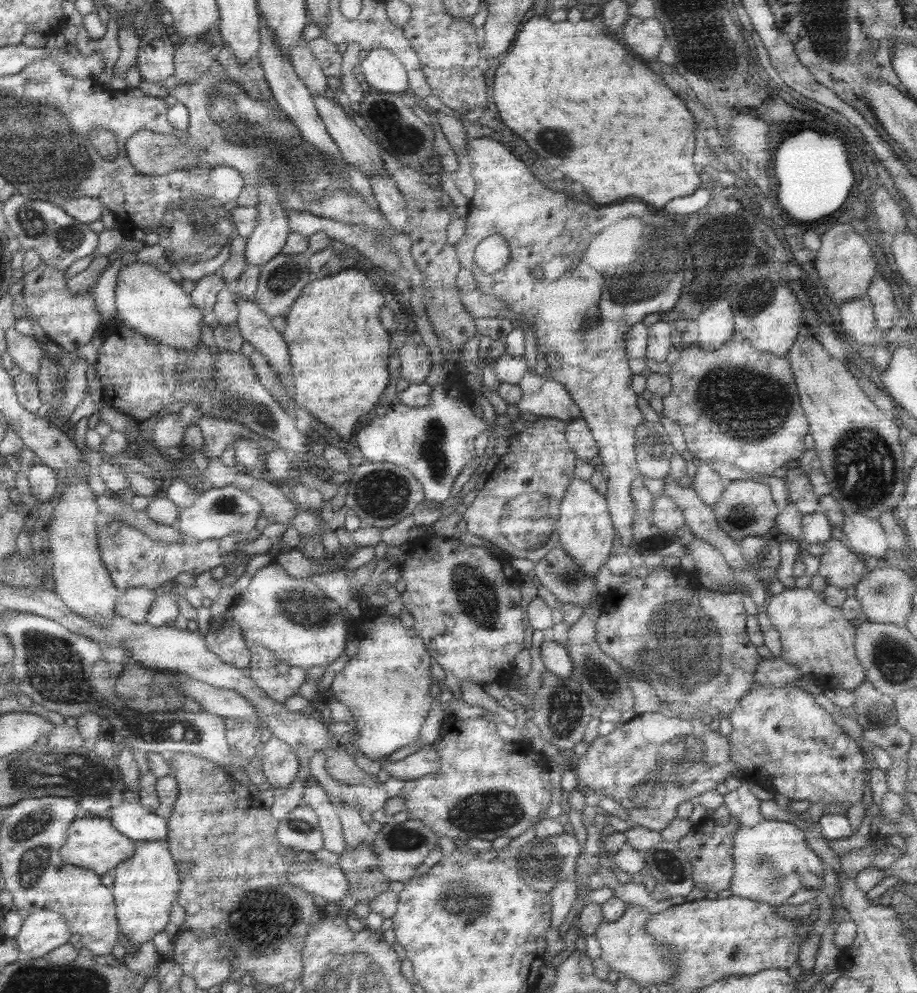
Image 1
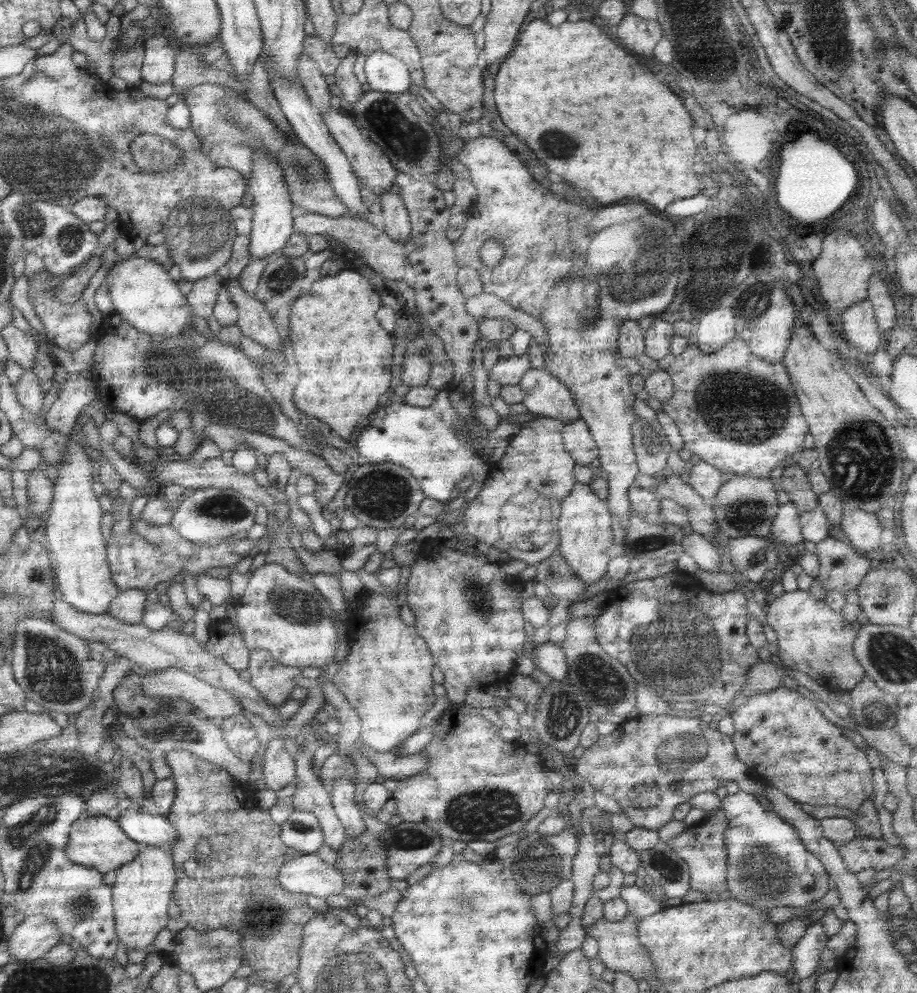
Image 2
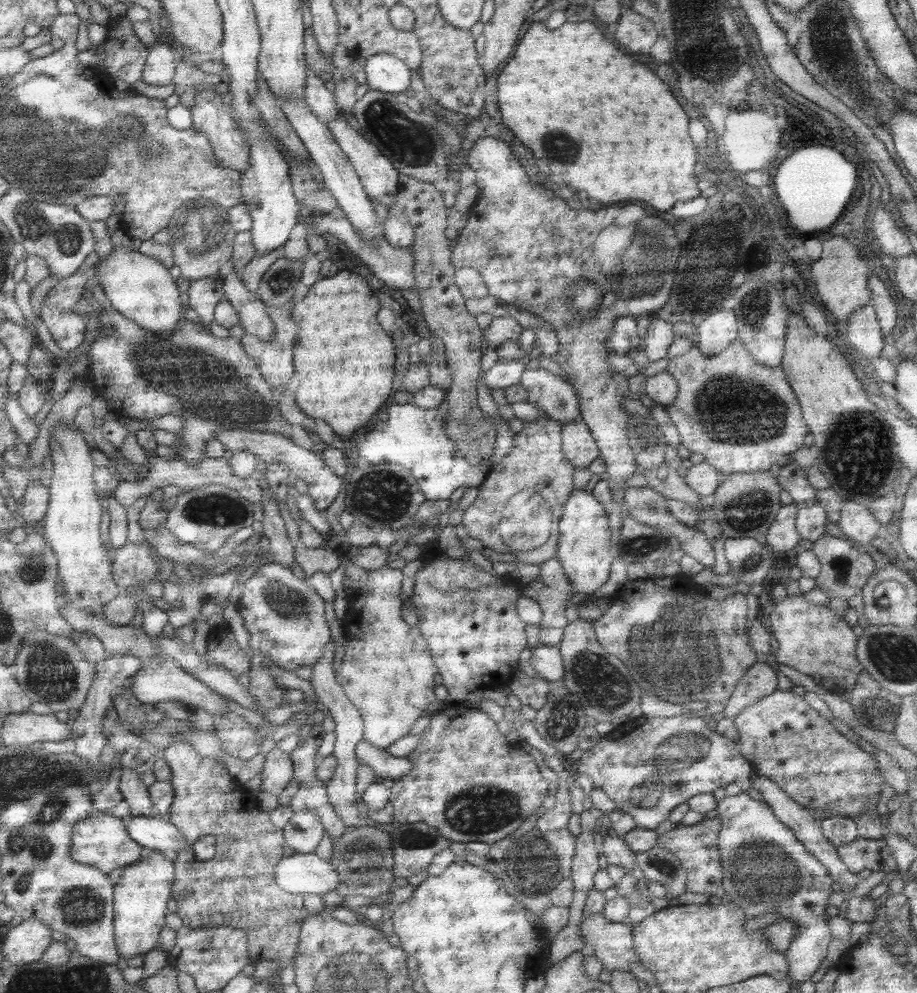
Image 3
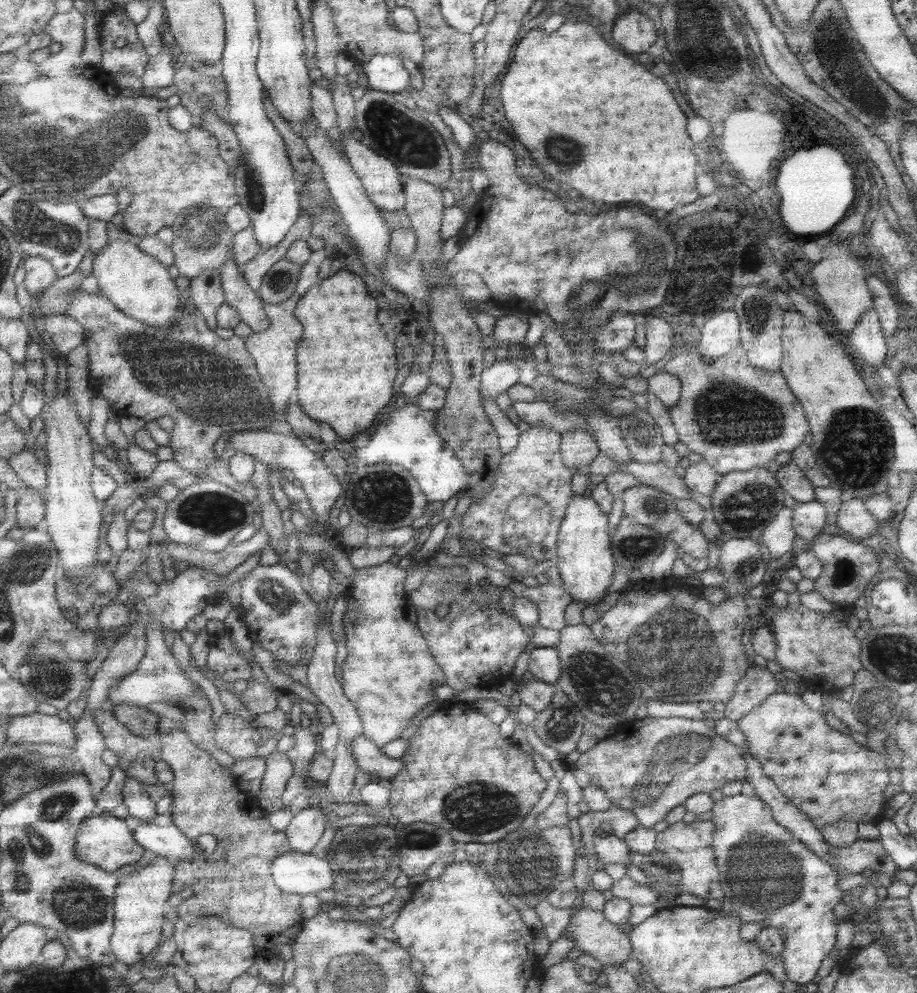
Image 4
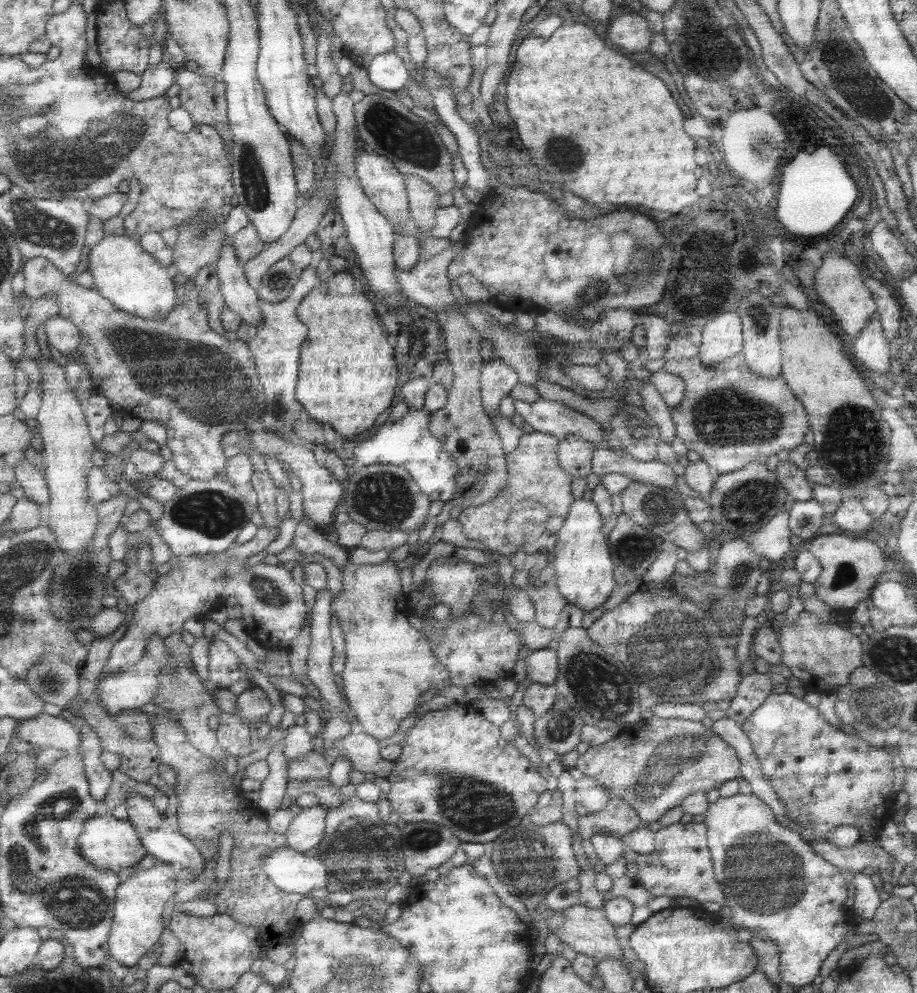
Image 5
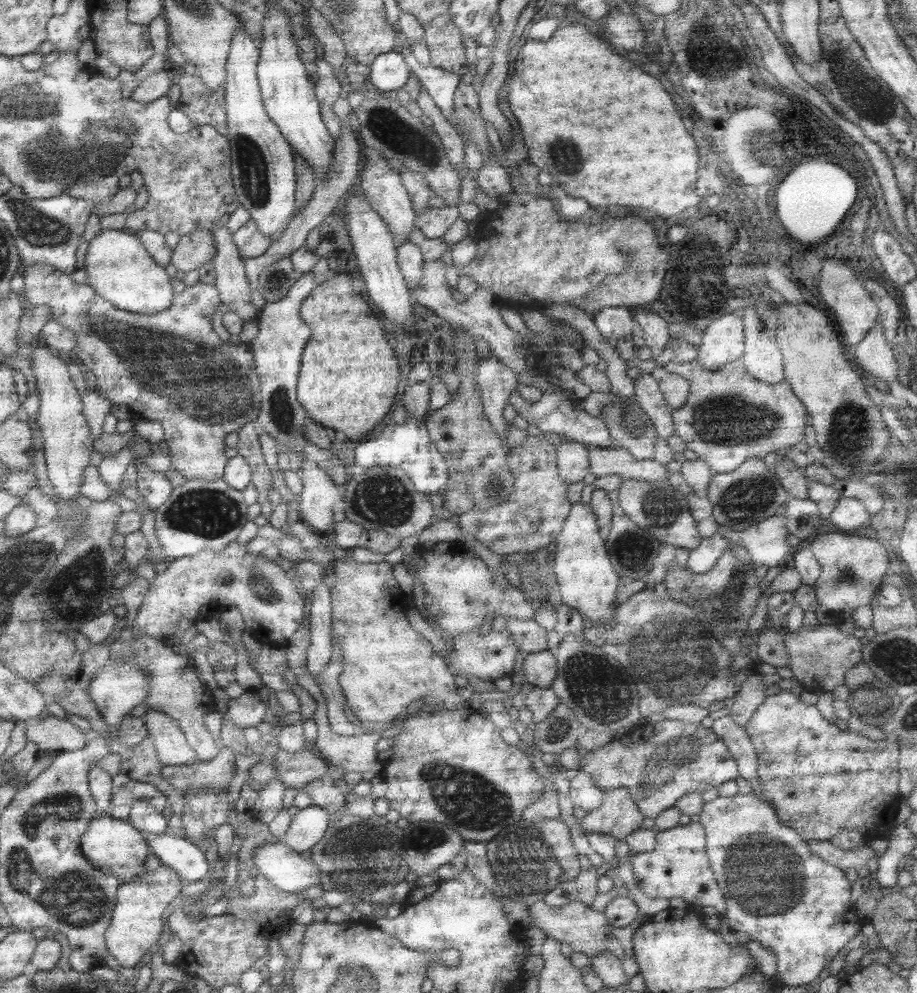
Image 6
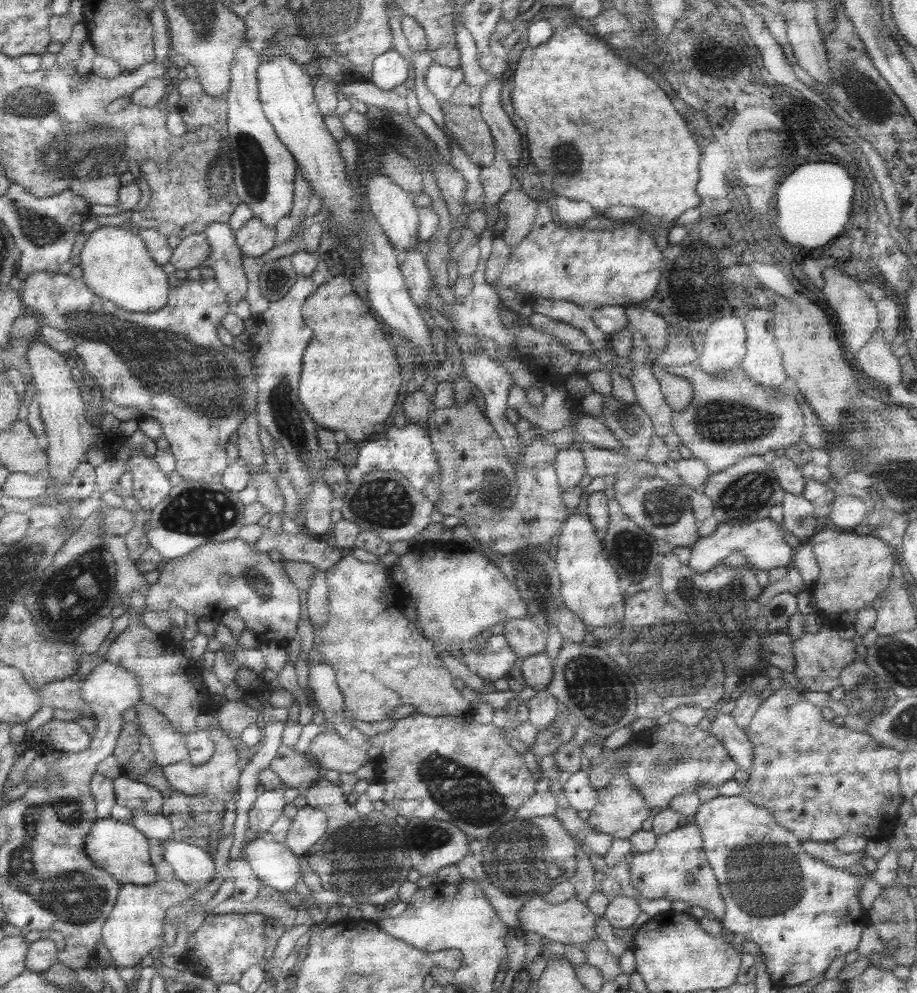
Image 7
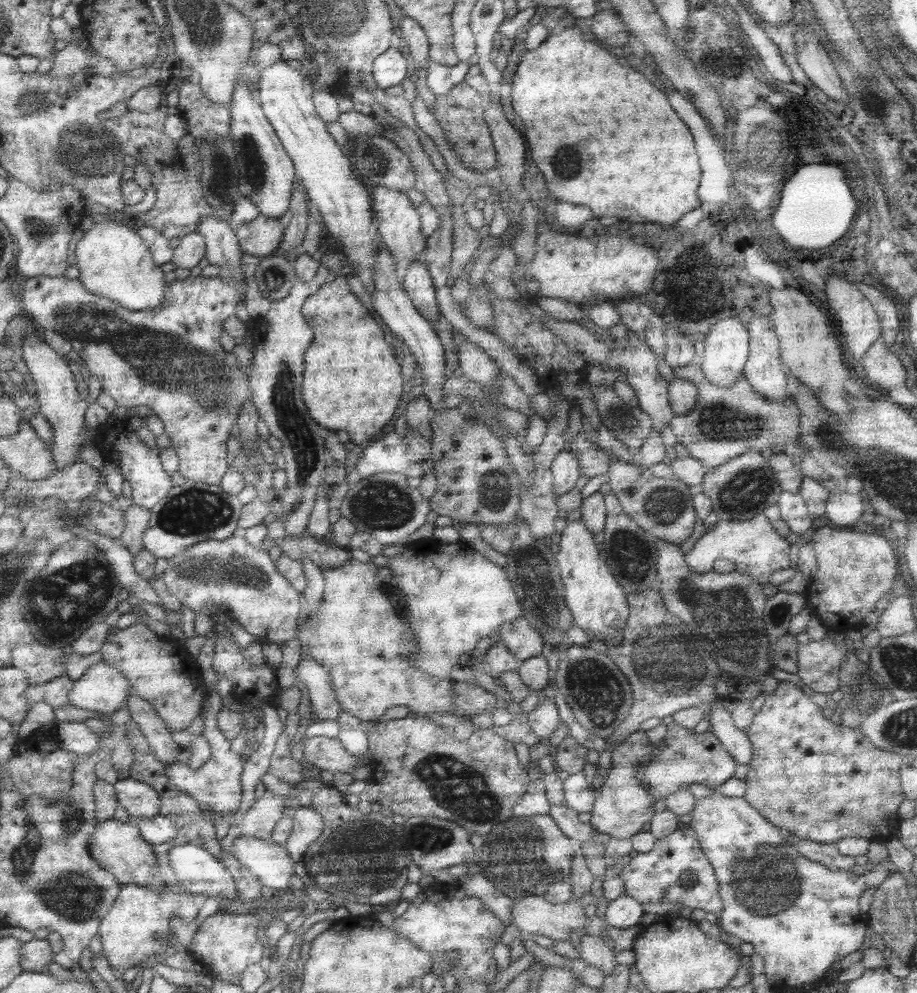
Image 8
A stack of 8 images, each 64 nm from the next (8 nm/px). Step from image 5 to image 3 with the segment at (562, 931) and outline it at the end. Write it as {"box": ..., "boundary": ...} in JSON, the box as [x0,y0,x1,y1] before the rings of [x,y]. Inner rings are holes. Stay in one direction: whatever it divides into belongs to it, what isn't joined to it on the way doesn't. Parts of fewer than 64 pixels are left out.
{"box":[579,914,641,972],"boundary":[[[603,914],[587,916],[579,924],[583,944],[593,948],[593,956],[601,962],[605,972],[631,972],[631,964],[641,964],[635,954],[633,926],[625,920],[621,924],[609,922]]]}

